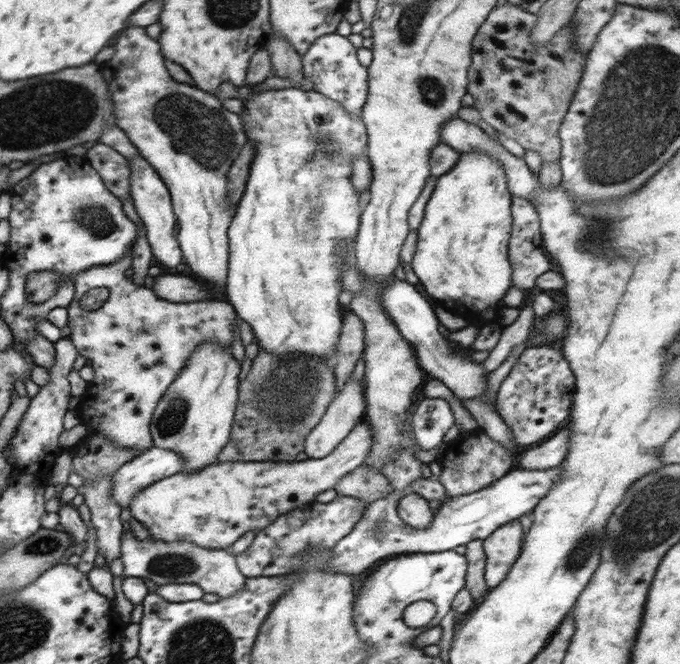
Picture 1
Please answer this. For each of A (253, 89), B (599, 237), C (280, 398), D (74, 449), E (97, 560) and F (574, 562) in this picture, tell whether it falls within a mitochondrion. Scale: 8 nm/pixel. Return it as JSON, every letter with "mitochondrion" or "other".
{"A":"other","B":"mitochondrion","C":"mitochondrion","D":"other","E":"other","F":"mitochondrion"}

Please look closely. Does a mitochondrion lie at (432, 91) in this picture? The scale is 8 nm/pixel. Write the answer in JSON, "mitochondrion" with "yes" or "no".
{"mitochondrion":"yes"}

